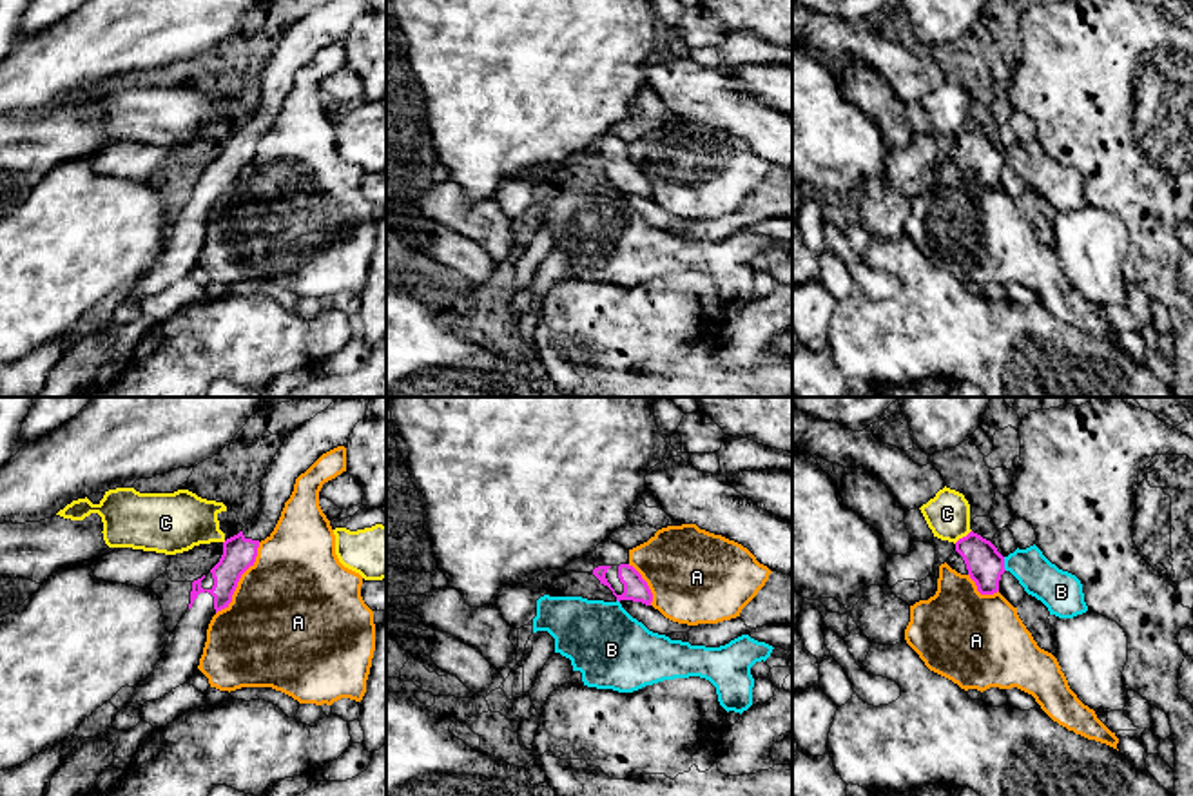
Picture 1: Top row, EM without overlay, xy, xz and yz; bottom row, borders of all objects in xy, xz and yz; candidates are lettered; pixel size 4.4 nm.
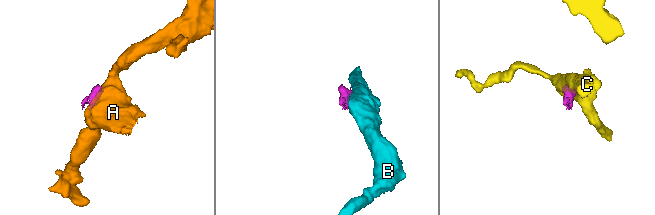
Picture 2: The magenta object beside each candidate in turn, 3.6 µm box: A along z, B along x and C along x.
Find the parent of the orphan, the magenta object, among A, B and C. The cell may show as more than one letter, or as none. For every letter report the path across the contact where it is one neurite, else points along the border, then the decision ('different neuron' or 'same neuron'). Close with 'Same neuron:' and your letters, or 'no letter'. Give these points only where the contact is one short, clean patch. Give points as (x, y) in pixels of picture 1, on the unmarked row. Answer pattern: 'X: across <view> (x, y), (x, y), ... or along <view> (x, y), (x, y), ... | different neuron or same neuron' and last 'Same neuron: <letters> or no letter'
A: along xy (260, 136), (256, 155), (242, 169), (232, 193), (216, 207) | different neuron
B: along yz (1003, 151), (1007, 164) | different neuron
C: along yz (970, 124), (954, 136) | different neuron
Same neuron: no letter

